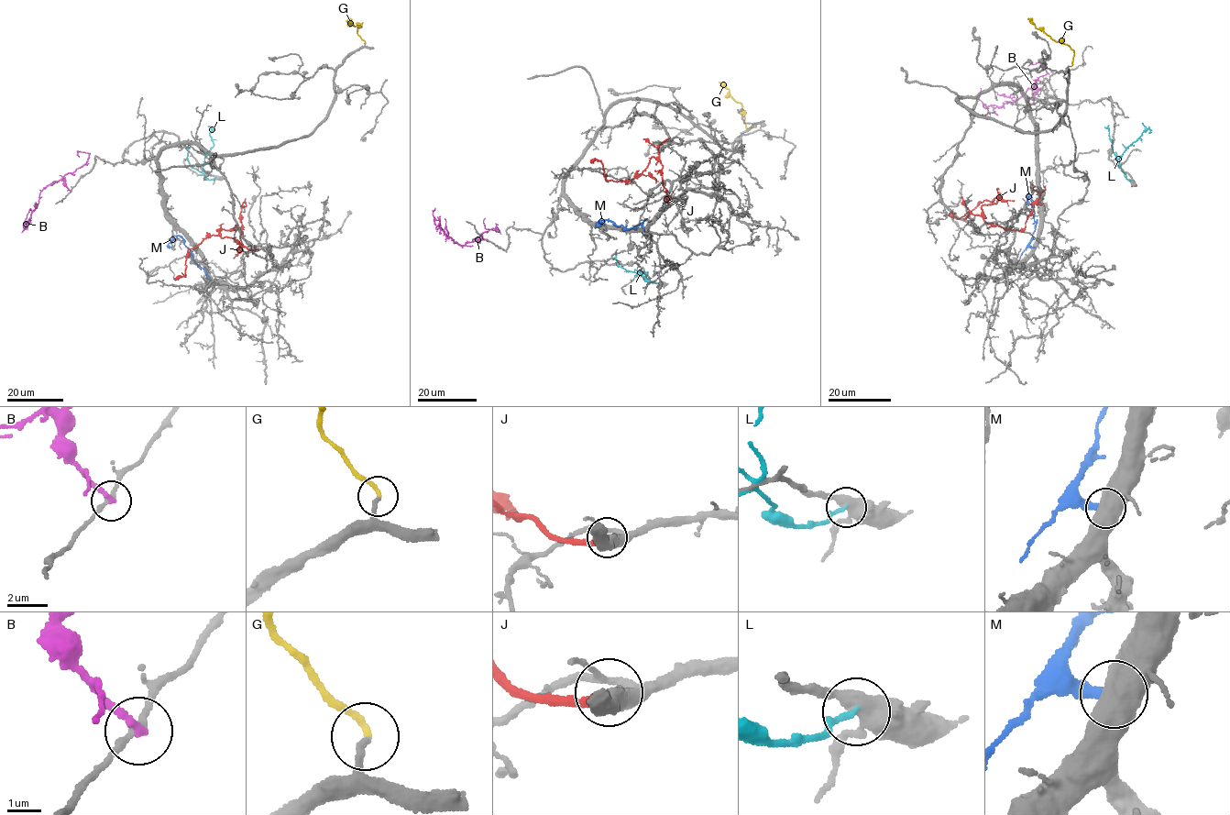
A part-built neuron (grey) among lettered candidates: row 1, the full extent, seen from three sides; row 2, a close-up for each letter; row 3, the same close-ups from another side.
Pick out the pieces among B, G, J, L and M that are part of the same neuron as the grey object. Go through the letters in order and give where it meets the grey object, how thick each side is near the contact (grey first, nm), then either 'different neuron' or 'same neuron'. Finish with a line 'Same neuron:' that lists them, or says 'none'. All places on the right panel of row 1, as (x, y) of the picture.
B: (1034, 104) | 200/240 nm | different neuron
G: (1071, 66) | 200/190 nm | same neuron
J: (964, 219) | 480/280 nm | different neuron
L: (1131, 180) | 440/150 nm | different neuron
M: (1034, 247) | 800/260 nm | different neuron
Same neuron: G

